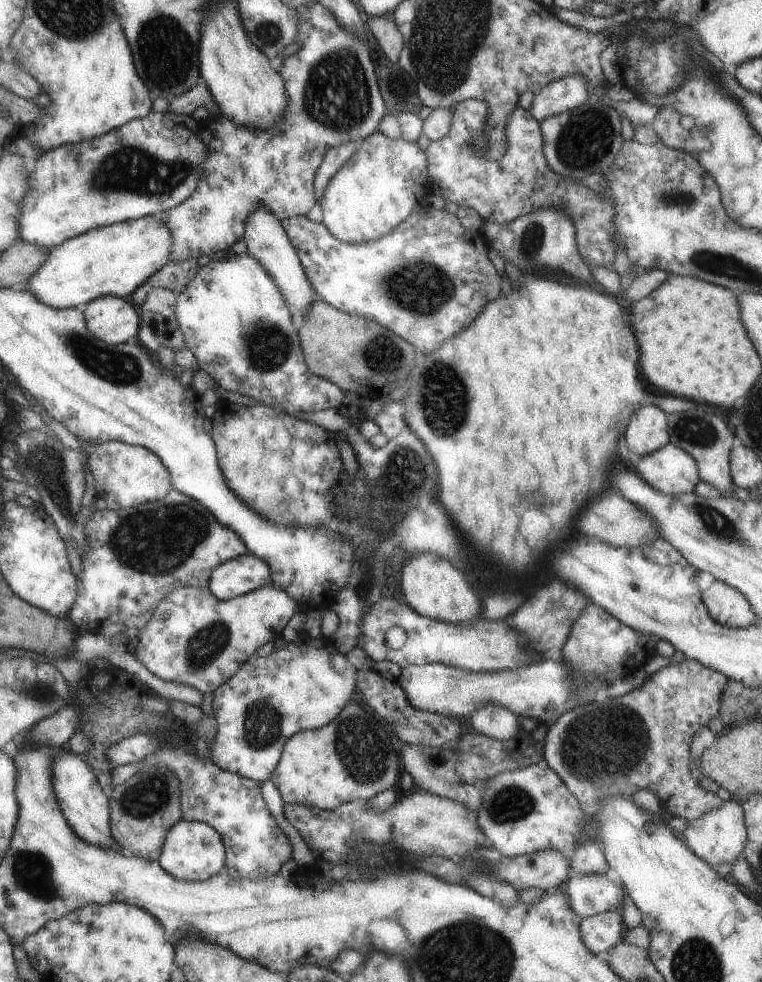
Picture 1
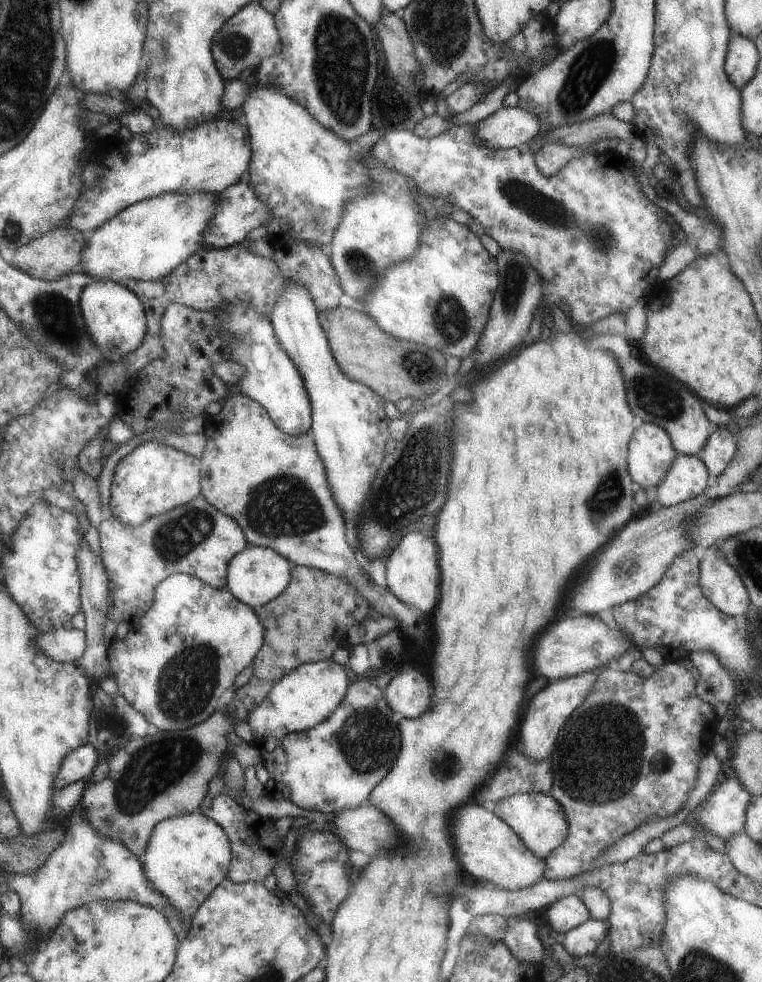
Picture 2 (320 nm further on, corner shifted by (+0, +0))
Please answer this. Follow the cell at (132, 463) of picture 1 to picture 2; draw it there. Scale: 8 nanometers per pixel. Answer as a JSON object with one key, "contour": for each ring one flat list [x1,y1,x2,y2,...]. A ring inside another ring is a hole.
{"contour":[[155,440,143,441,117,462,108,503,112,516,129,526,139,526,152,516,184,505,200,494,200,462]]}

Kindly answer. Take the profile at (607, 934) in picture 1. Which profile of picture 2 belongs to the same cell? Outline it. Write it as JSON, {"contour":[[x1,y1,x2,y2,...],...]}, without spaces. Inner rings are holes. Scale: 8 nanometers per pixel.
{"contour":[[587,919,563,934,560,940,567,954,573,958,587,956,606,937,607,921]]}

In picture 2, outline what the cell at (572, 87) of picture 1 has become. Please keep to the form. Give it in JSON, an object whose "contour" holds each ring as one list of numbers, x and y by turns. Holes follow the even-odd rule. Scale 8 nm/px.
{"contour":[[501,107,475,124,474,140,480,145,508,149,527,143,538,132,538,117,519,107]]}

